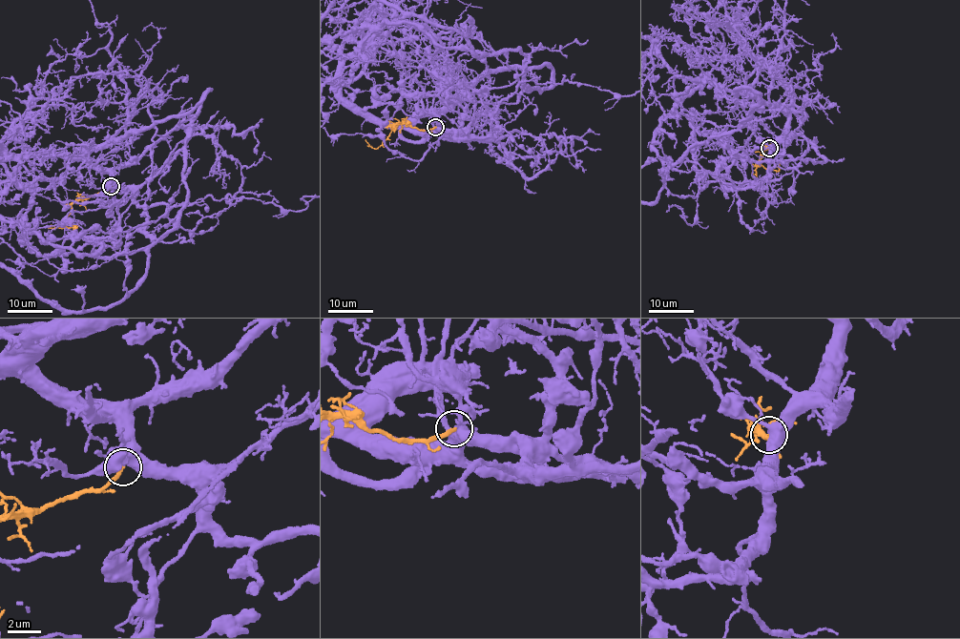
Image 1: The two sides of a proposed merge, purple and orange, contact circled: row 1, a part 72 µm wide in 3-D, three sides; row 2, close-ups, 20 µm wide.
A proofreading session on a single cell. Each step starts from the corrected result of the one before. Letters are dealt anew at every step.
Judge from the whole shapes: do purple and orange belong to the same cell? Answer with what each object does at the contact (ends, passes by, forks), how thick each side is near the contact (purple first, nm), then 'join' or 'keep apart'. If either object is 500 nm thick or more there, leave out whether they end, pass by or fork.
purple passes by; orange ends there; 380 nm thick on the purple side, 240 nm on the other; join

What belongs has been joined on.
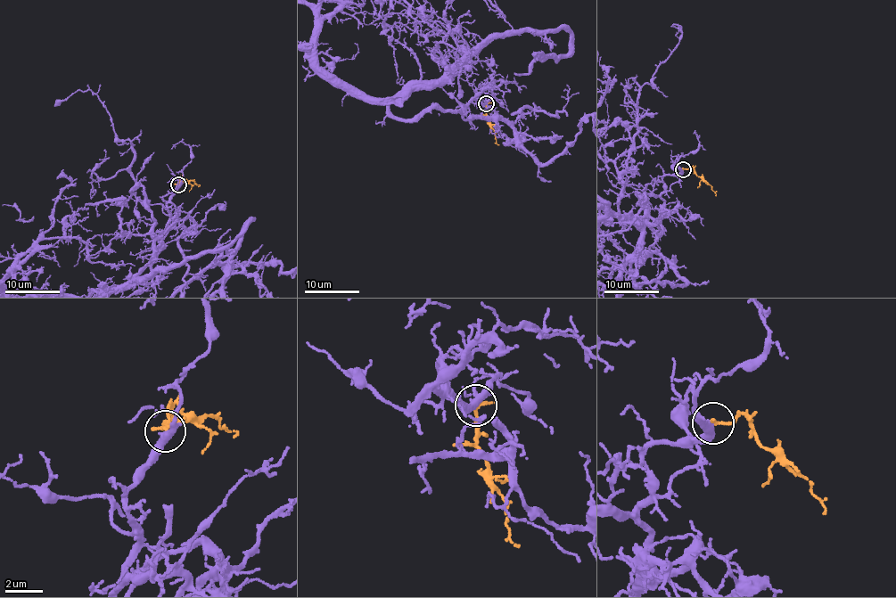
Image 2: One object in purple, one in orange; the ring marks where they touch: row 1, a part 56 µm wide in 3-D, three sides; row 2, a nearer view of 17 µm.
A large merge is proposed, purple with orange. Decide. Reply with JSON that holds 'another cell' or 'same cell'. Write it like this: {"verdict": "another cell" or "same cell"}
{"verdict": "same cell"}

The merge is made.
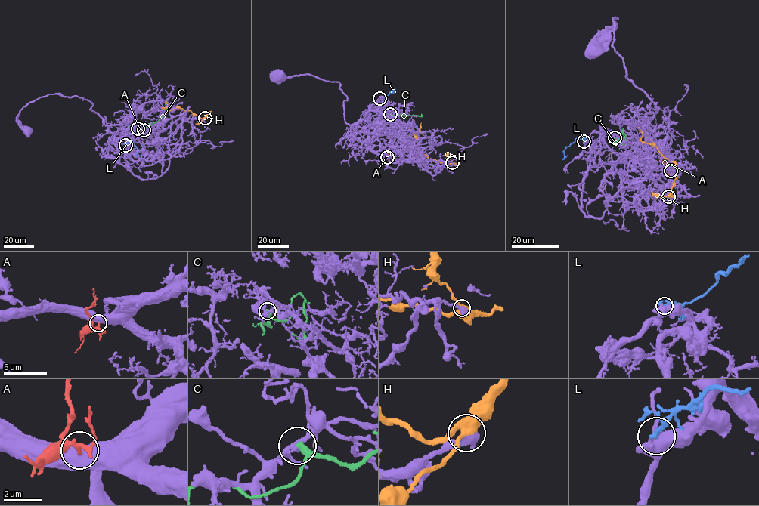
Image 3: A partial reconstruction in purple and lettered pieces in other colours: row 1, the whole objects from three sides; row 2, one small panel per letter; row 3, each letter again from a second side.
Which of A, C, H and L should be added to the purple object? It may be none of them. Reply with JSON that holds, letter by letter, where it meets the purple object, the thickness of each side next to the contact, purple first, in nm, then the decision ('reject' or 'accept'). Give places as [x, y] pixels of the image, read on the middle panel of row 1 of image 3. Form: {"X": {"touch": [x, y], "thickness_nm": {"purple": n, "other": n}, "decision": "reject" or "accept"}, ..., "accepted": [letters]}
{"A": {"touch": [387, 157], "thickness_nm": {"purple": 800, "other": 170}, "decision": "accept"}, "C": {"touch": [390, 114], "thickness_nm": {"purple": 140, "other": 240}, "decision": "reject"}, "H": {"touch": [452, 162], "thickness_nm": {"purple": 600, "other": 440}, "decision": "reject"}, "L": {"touch": [379, 98], "thickness_nm": {"purple": 480, "other": 170}, "decision": "reject"}, "accepted": ["A"]}

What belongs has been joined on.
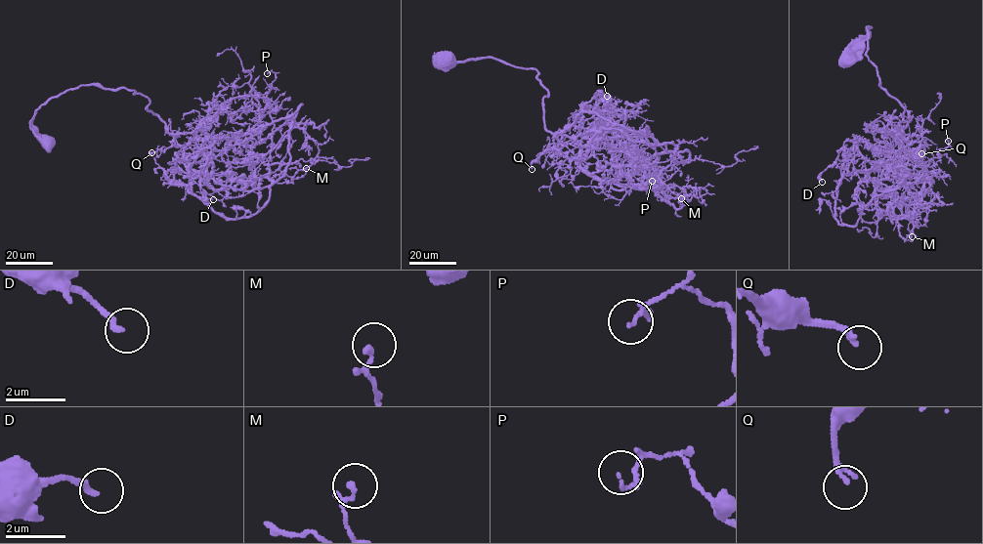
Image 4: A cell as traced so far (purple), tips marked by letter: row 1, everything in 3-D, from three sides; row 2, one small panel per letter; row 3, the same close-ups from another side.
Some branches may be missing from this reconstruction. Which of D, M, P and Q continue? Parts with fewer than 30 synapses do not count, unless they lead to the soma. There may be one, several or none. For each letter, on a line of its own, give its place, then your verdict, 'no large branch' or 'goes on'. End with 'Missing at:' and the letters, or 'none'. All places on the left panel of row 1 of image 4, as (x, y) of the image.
D: (213, 199) | no large branch
M: (306, 168) | no large branch
P: (267, 73) | no large branch
Q: (151, 152) | no large branch
Missing at: none

